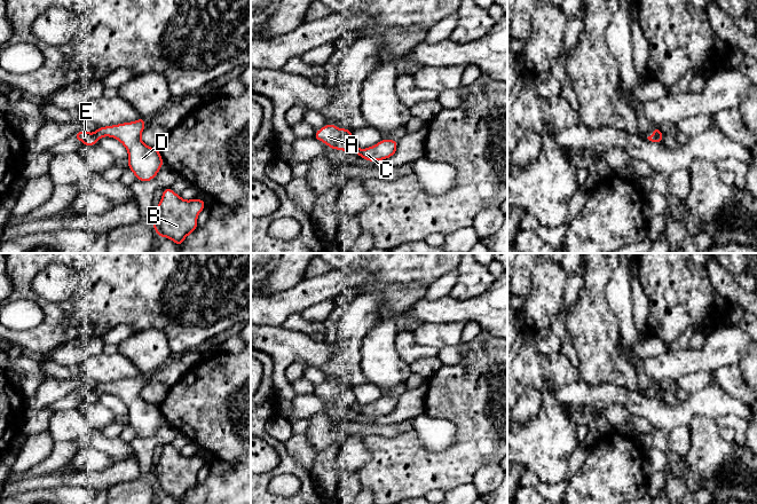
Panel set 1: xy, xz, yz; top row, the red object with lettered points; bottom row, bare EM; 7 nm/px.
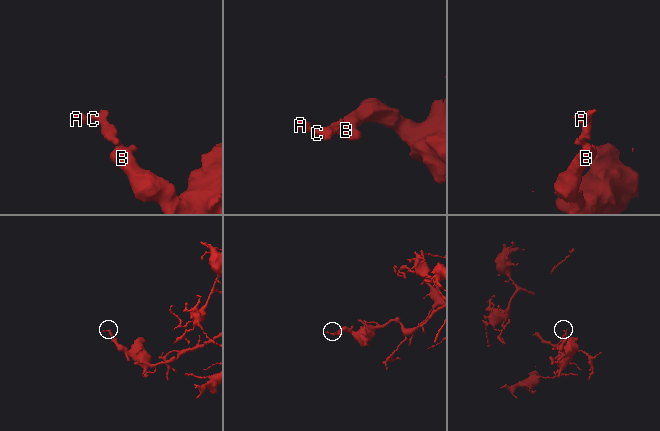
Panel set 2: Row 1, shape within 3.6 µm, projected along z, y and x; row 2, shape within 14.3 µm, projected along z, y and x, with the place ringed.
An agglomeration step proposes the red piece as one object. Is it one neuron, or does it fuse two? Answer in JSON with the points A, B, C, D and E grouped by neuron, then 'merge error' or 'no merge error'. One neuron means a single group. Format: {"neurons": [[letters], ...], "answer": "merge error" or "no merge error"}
{"neurons": [["A", "E"], ["B", "C", "D"]], "answer": "merge error"}

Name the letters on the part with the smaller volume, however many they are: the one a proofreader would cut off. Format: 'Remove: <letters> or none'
Remove: A, E

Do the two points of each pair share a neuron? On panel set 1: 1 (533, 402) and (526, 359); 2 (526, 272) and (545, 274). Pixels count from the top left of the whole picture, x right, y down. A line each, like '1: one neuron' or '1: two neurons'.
1: two neurons
2: two neurons

